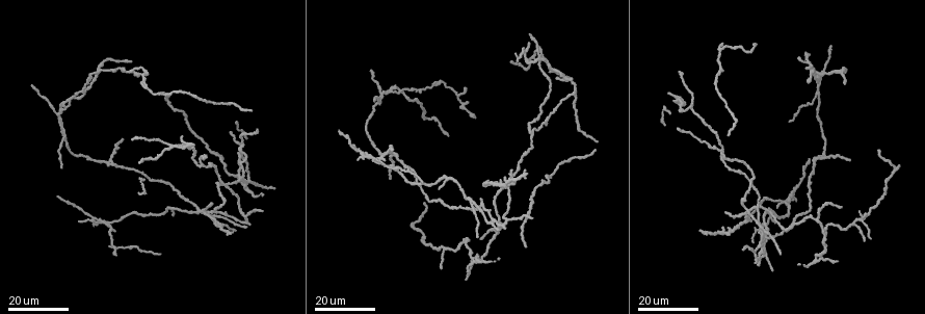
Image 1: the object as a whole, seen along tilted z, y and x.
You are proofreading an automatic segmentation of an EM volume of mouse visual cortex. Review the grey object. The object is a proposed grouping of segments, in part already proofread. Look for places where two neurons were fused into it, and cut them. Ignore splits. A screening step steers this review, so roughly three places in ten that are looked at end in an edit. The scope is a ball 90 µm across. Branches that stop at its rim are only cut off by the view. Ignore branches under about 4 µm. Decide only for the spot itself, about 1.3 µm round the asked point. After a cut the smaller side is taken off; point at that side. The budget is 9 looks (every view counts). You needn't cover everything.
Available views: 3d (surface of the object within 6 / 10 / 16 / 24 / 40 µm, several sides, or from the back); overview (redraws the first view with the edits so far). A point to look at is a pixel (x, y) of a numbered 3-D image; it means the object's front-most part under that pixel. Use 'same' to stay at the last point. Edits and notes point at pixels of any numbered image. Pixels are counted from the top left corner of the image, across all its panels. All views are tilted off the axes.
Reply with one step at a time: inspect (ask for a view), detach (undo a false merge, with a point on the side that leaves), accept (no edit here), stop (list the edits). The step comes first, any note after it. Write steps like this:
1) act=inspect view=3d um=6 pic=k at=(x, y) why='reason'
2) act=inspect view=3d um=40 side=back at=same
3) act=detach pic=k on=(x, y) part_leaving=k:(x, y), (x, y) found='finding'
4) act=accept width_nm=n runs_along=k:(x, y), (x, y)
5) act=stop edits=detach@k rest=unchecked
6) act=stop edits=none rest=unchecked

act=inspect view=3d um=24 pic=1 at=(469, 202) why='three arms meet'

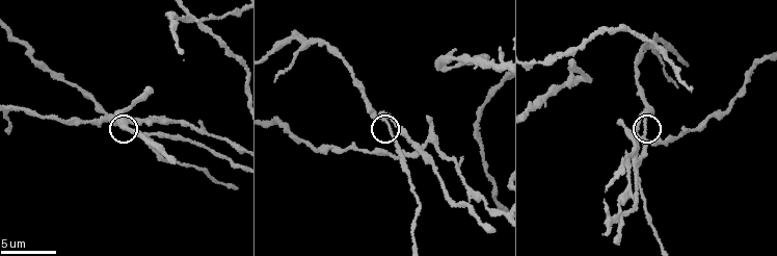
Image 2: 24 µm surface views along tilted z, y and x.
act=inspect view=3d um=6 pic=2 at=(387, 126) why='zoom in'

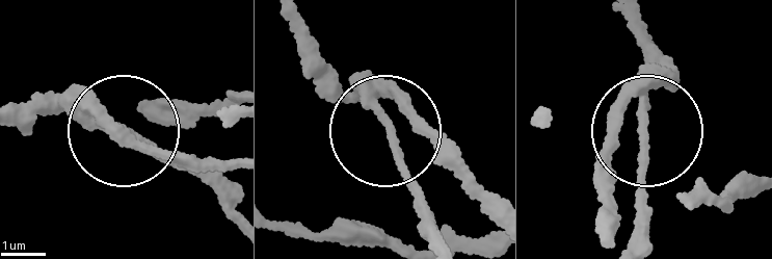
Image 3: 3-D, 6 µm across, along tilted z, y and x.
act=detach pic=3 on=(394, 139) arms=3 part_leaving=3:(372, 86), (440, 243) found='a second neuron is stuck on'

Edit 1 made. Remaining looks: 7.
act=inspect view=overview

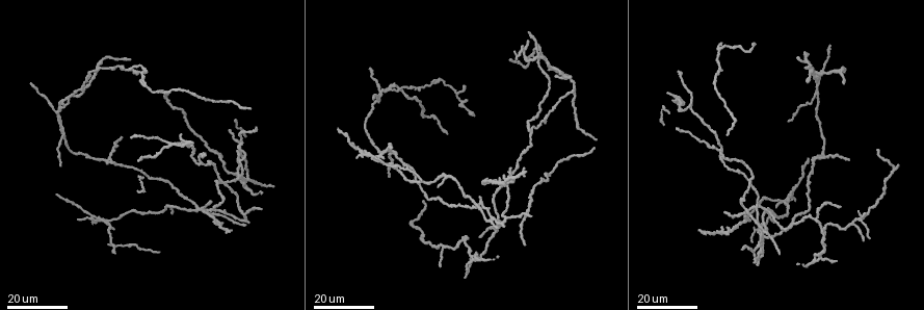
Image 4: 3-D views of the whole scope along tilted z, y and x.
act=inspect view=3d um=16 pic=4 at=(789, 196) why='a fork'

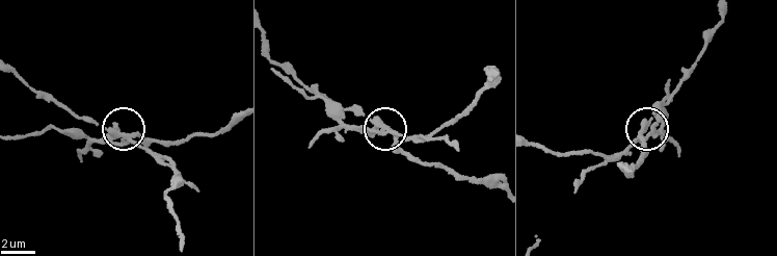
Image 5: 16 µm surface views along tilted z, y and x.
act=inspect view=3d um=10 pic=5 at=(133, 142)

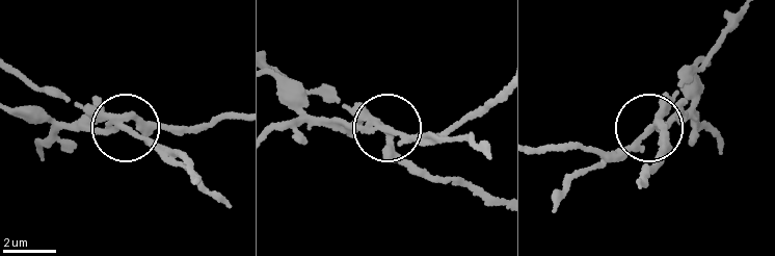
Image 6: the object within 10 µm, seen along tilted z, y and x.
act=detach pic=6 on=(148, 146) side_arm_um=19 part_leaving=6:(653, 122), (618, 158), (591, 169), (554, 205) found='a second neuron is stuck on'

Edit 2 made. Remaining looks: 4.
act=inspect view=overview

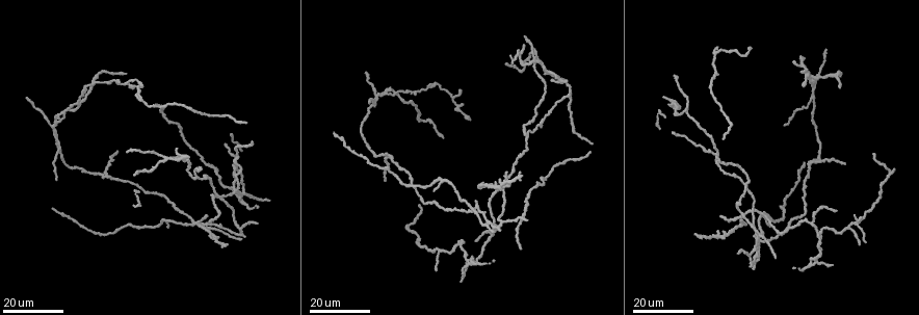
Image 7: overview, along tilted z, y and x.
act=inspect view=3d um=16 pic=7 at=(198, 176) why='arms part here'

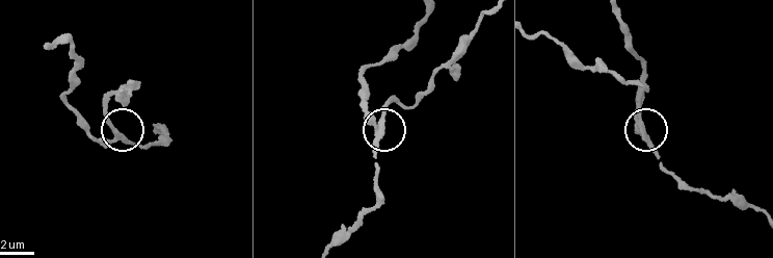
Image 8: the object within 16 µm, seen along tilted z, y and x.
act=inspect view=3d um=6 pic=8 at=(641, 125)

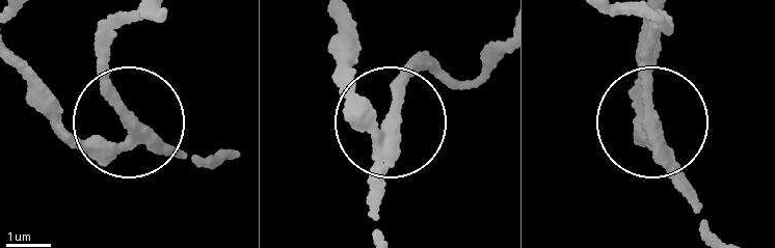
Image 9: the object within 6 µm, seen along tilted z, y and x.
act=detach pic=9 on=(108, 91) side_arm_um=24 part_leaving=9:(396, 143), (405, 72), (417, 63), (469, 80), (504, 45) found='two neurons meet here'

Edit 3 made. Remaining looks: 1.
act=stop edits=detach@3,detach@6,detach@9 rest=unchecked

